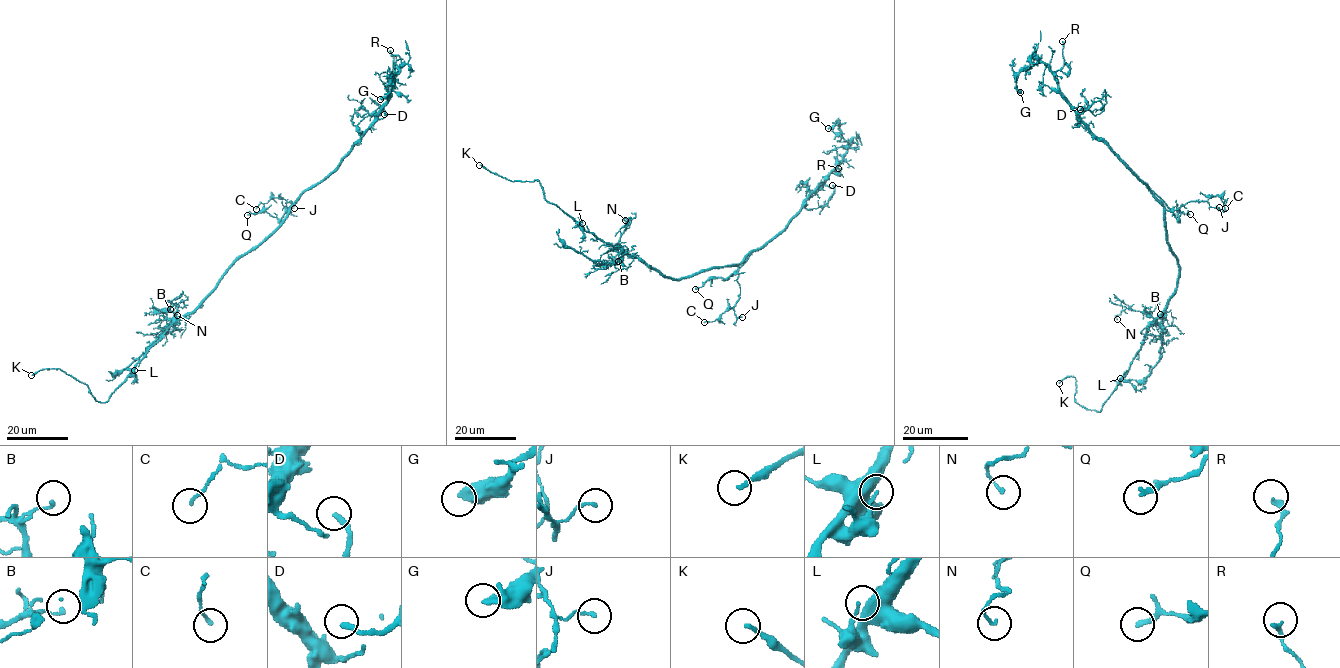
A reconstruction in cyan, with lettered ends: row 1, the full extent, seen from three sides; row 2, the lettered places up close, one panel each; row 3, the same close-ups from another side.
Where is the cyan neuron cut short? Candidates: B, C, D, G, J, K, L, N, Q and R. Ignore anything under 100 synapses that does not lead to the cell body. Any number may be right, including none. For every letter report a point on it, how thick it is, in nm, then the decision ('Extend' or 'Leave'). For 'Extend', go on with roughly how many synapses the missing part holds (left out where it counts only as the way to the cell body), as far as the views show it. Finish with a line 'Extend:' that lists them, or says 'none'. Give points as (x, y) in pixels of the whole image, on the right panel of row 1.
B: Place: (1160, 314). Thickness 130 nm. Leave
C: Place: (1225, 208). Thickness 140 nm. Leave
D: Place: (1080, 109). Thickness 240 nm. Leave
G: Place: (1020, 92). Thickness 260 nm. Leave
J: Place: (1219, 207). Thickness 110 nm. Leave
K: Place: (1059, 383). Thickness 160 nm. Extend
L: Place: (1120, 378). Thickness 120 nm. Leave
N: Place: (1117, 319). Thickness 100 nm. Leave
Q: Place: (1190, 214). Thickness 220 nm. Leave
R: Place: (1062, 41). Thickness 200 nm. Leave
Extend: K

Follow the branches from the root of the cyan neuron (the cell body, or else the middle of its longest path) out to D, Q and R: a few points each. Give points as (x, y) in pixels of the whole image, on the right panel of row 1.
D: (1174, 255), (1164, 205), (1077, 113), (1100, 109), (1106, 103), (1104, 90), (1100, 100), (1080, 109)
Q: (1174, 255), (1168, 241), (1164, 212), (1172, 211), (1178, 219), (1178, 211), (1190, 214)
R: (1174, 255), (1164, 205), (1090, 131), (1060, 91), (1055, 74), (1069, 69), (1062, 41)

